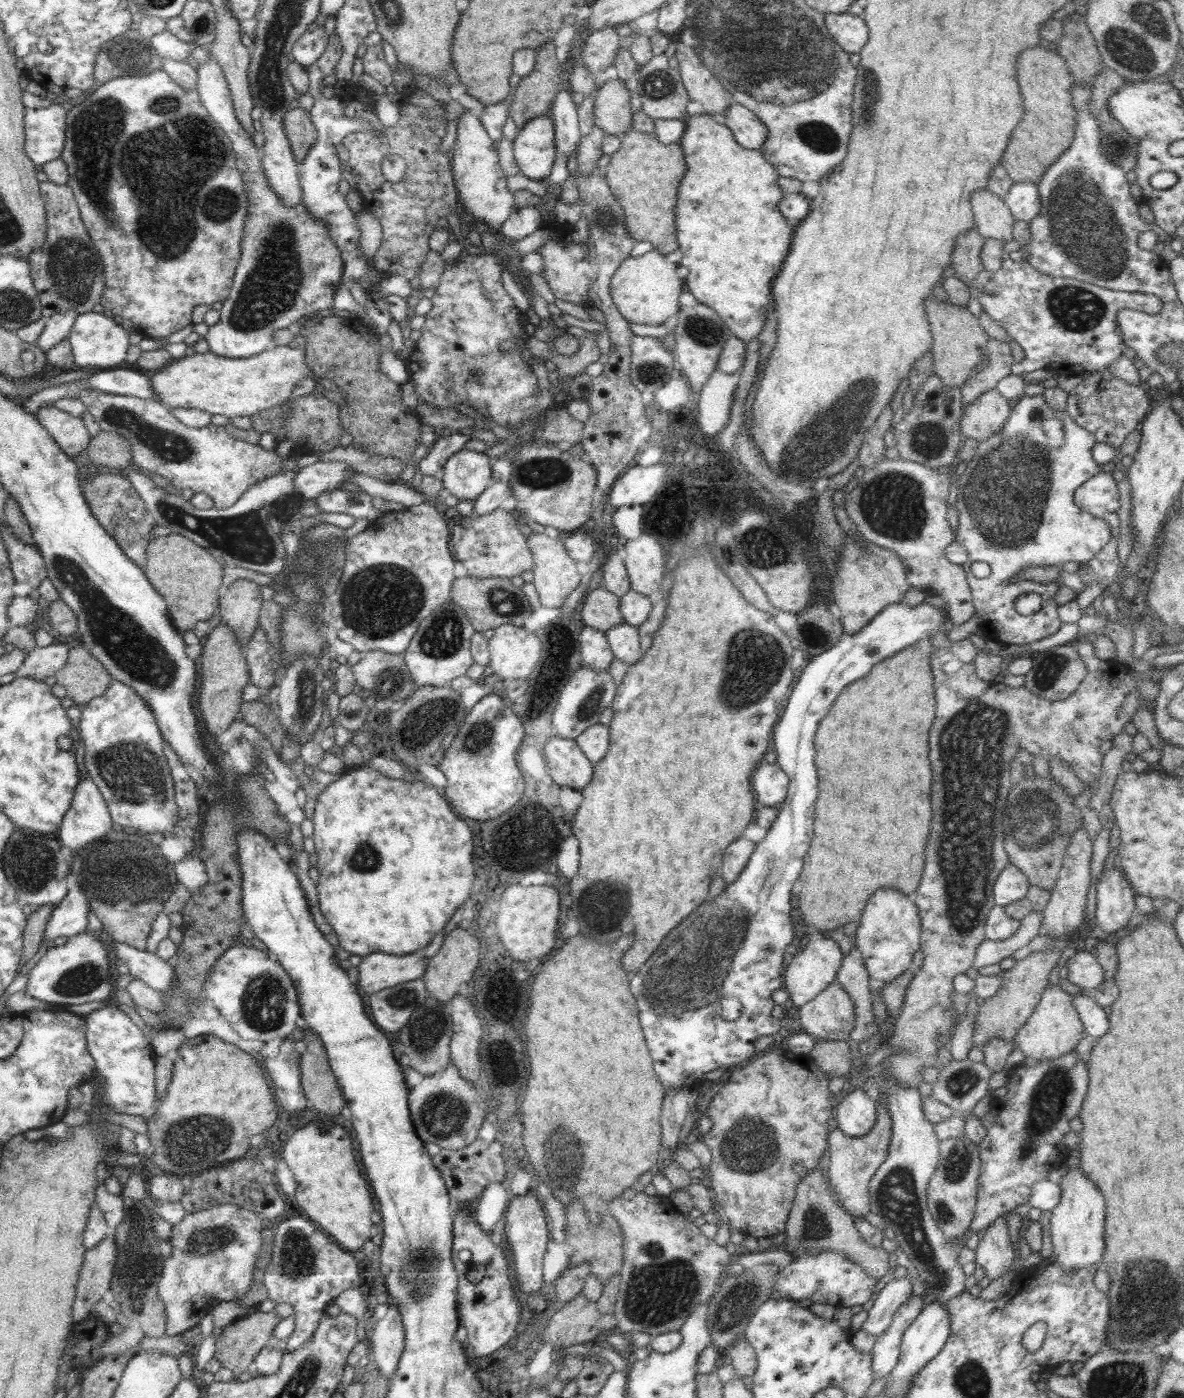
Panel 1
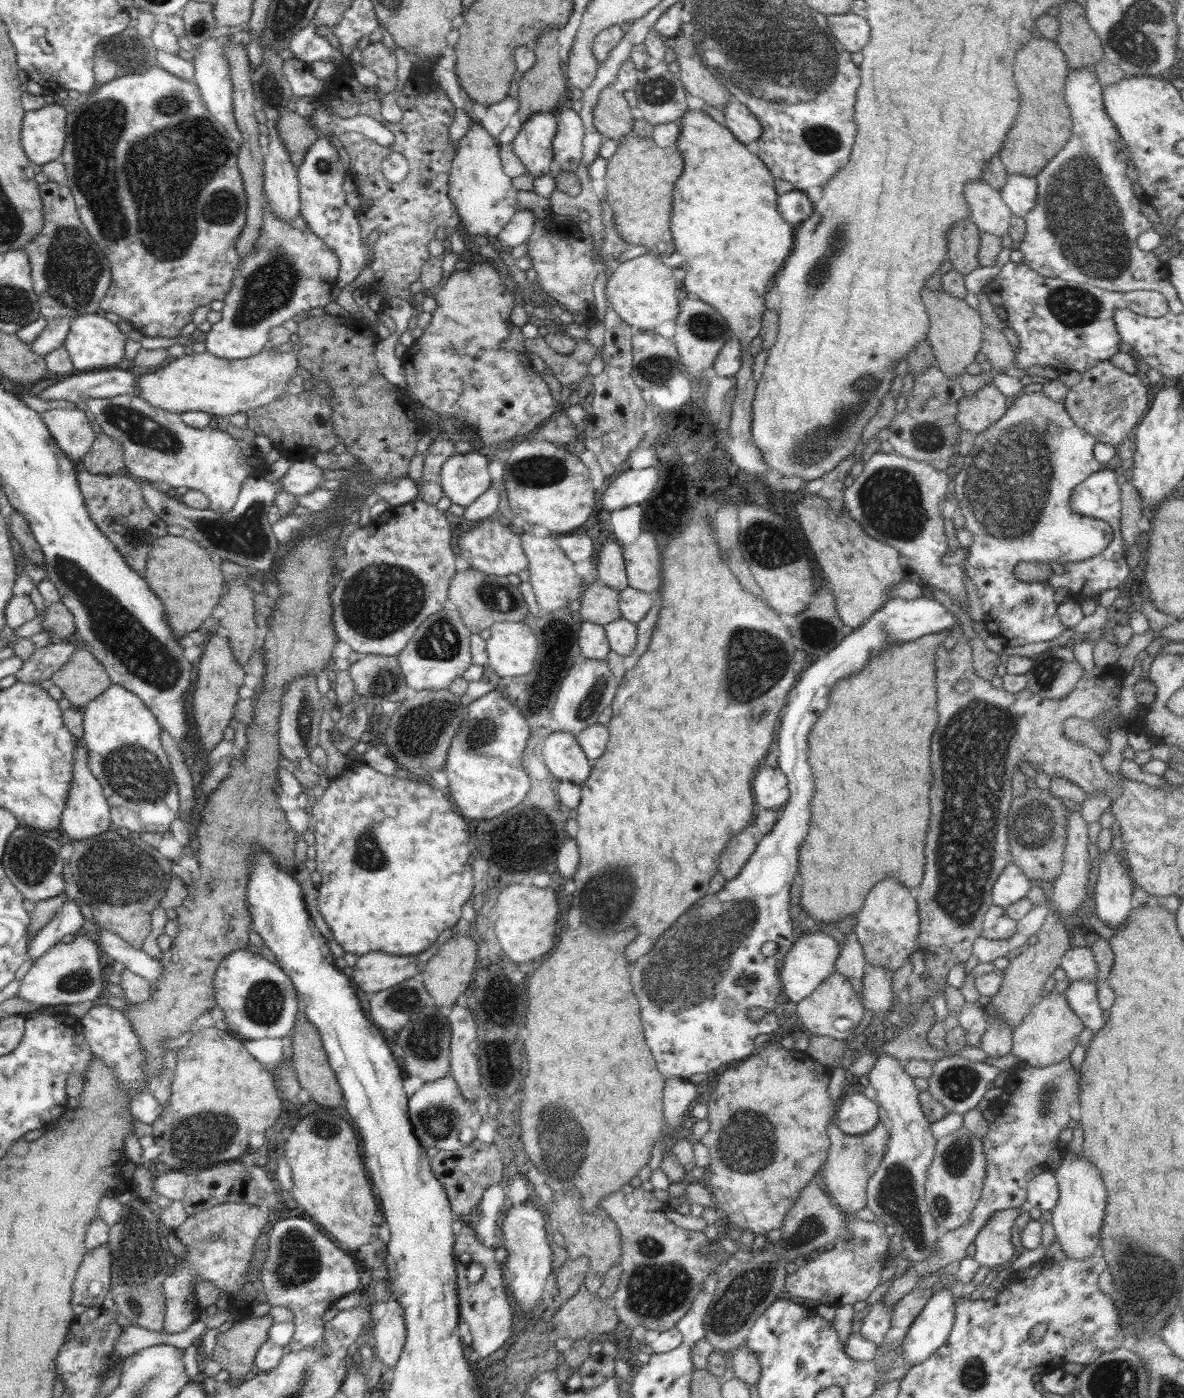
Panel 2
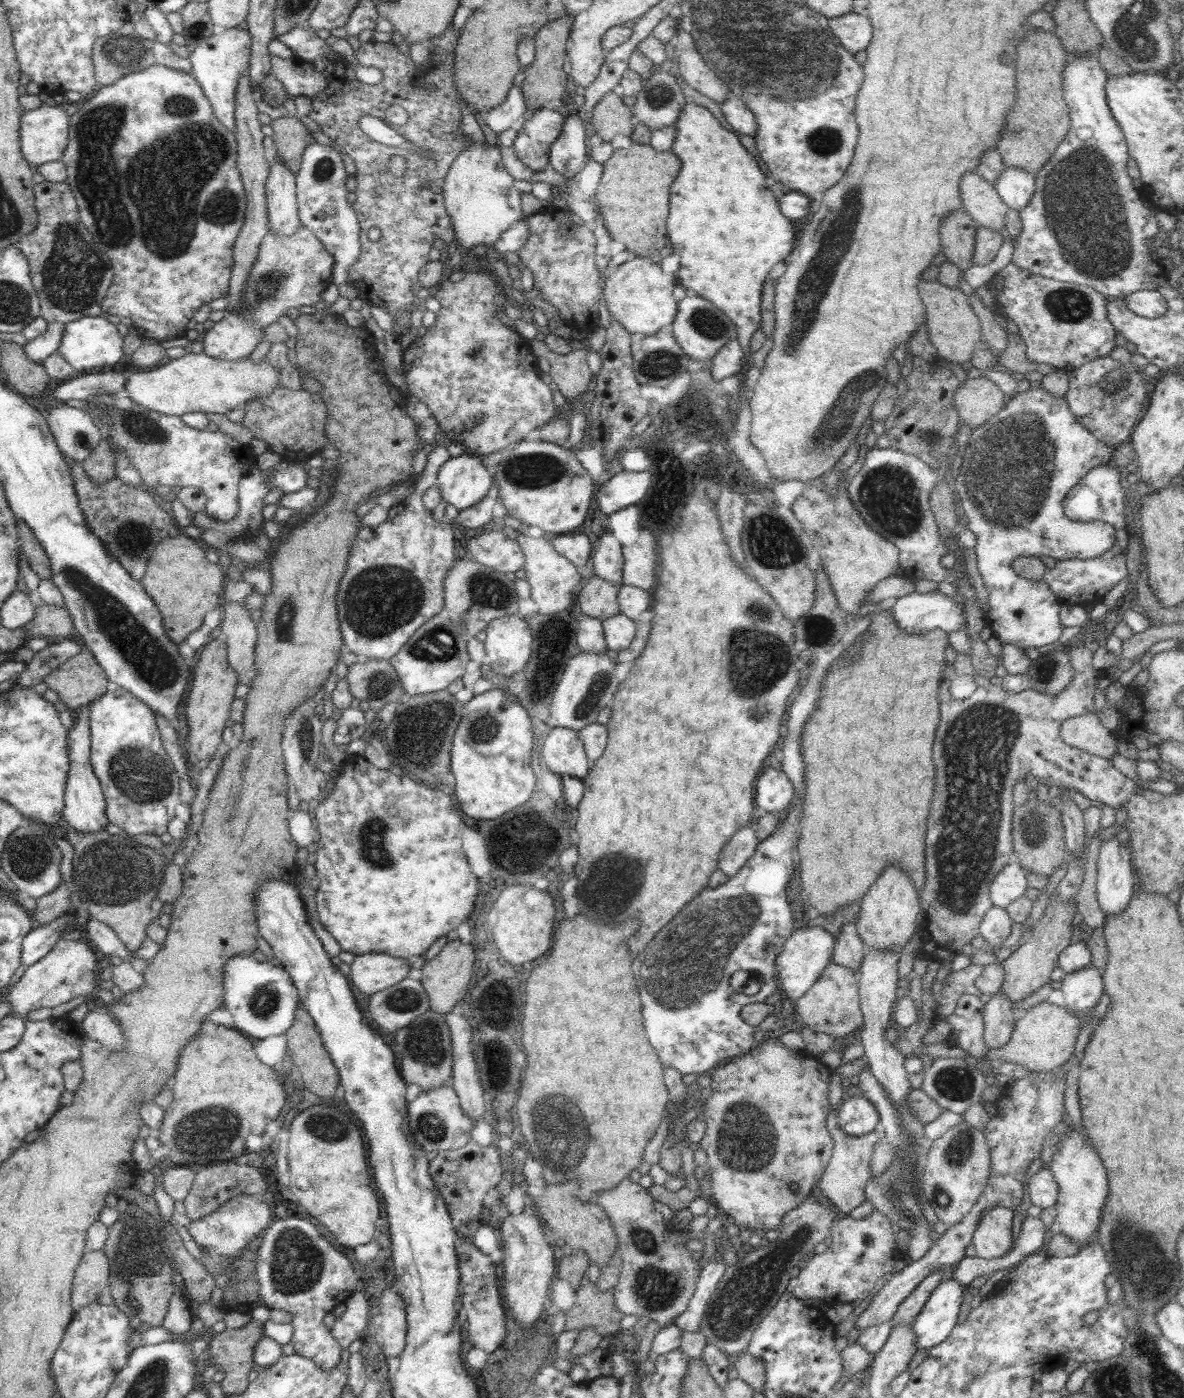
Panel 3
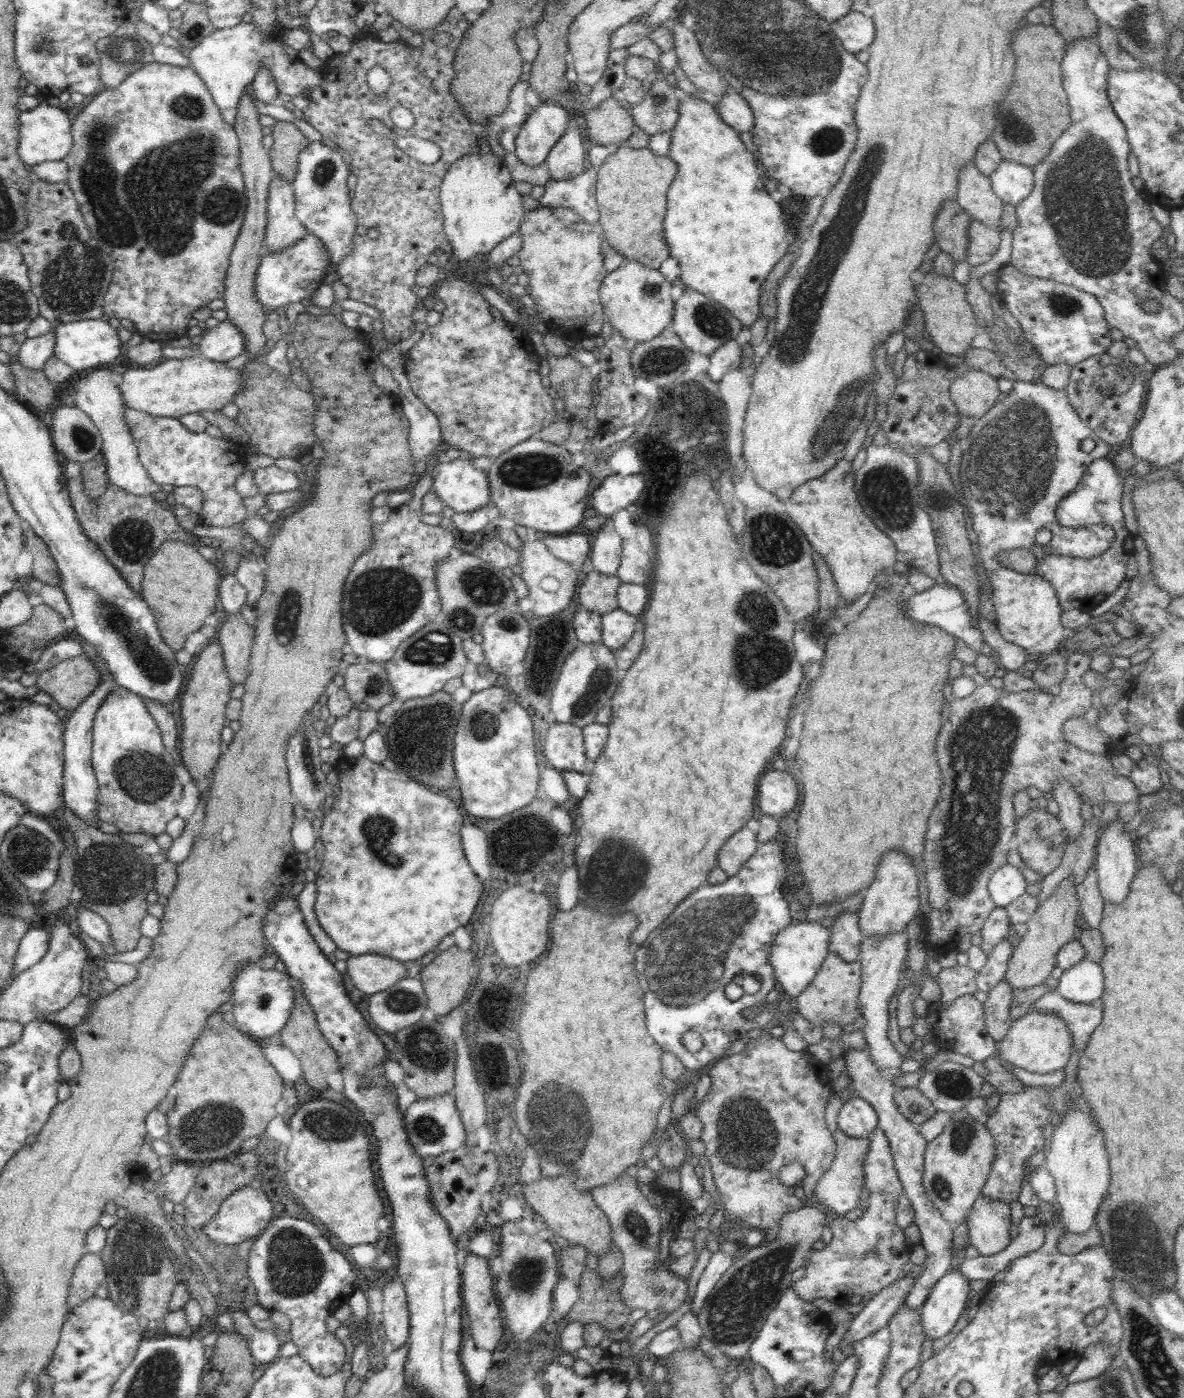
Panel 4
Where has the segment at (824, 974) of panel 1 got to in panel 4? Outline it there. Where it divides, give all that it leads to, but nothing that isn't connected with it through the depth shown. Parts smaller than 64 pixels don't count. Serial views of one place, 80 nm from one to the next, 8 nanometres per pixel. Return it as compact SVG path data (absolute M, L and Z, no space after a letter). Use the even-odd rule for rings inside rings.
M808 920L800 921L798 924L790 923L782 931L776 933L768 960L774 969L775 980L782 986L786 995L796 999L812 984L825 956L830 952L830 937L829 928Z

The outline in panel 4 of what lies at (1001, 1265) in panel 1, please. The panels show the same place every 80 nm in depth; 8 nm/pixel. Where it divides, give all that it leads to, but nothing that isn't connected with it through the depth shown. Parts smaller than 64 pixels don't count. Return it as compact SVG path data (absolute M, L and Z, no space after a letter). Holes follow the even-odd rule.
M978 1195L973 1207L966 1213L969 1244L980 1255L990 1256L1010 1244L1010 1206L1004 1201Z

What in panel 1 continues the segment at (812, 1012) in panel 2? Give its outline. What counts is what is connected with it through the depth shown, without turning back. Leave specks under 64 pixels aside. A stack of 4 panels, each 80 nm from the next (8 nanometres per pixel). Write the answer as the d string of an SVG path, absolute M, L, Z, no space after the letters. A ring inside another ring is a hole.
M836 981L803 1004L799 1014L804 1032L824 1040L848 1040L856 1020L850 995Z

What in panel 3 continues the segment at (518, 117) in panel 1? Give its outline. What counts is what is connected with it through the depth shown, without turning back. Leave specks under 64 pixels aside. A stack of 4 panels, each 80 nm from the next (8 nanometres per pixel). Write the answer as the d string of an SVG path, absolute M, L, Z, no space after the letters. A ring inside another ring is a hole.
M564 15L563 17L548 22L534 36L535 59L531 66L524 71L526 79L524 79L521 85L523 95L527 102L526 118L532 116L535 110L544 107L548 109L565 108L569 100L572 85L567 74L564 73L562 65L564 64L564 51L568 50L570 43L568 35L573 24L574 16Z

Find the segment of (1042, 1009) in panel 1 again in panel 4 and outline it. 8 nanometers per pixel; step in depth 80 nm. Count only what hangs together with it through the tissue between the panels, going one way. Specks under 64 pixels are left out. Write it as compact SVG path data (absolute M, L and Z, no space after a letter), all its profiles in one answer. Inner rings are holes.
M1034 1010L1013 1021L1009 1031L997 1045L996 1058L1000 1054L1006 1062L1018 1068L1038 1074L1050 1074L1062 1070L1068 1064L1072 1048L1073 1038L1064 1020L1055 1014L1042 1014Z

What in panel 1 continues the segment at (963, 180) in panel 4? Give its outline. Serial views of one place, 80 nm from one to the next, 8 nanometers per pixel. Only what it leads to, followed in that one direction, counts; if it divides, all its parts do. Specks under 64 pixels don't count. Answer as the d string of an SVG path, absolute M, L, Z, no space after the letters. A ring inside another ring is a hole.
M988 189L971 194L971 207L977 231L985 238L1004 242L1013 239L1015 218L1008 205Z

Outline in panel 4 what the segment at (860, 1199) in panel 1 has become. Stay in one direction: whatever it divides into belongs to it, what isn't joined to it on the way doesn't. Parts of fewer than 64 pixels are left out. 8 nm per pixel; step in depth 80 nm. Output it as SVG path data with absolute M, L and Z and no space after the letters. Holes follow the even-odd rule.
M831 1093L828 1105L825 1108L825 1122L827 1128L830 1129L832 1136L835 1138L837 1151L830 1168L816 1183L813 1199L811 1199L811 1202L825 1207L832 1216L843 1216L846 1212L850 1212L850 1210L854 1210L859 1206L860 1195L864 1191L865 1174L863 1171L863 1162L867 1159L866 1155L869 1151L868 1138L854 1138L838 1129L837 1118L843 1101L843 1098Z

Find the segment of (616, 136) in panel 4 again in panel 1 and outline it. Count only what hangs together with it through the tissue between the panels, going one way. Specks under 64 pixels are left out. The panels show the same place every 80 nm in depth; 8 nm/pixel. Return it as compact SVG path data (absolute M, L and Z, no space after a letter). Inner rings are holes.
M608 79L598 87L593 100L595 126L600 127L606 135L622 136L628 132L633 121L633 111L630 109L629 85L618 80Z

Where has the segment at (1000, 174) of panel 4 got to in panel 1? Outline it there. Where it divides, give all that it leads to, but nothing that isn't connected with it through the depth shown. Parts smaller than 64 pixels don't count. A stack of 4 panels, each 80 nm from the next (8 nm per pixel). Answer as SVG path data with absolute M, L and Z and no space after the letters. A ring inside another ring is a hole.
M1029 182L1013 183L1003 198L1015 219L1029 223L1040 212L1037 185Z

